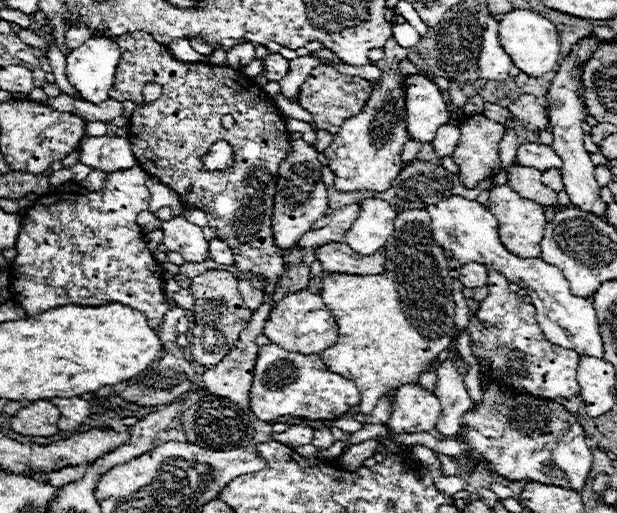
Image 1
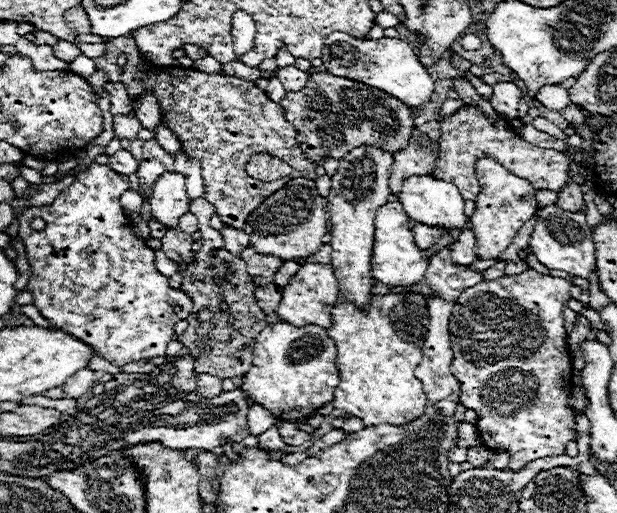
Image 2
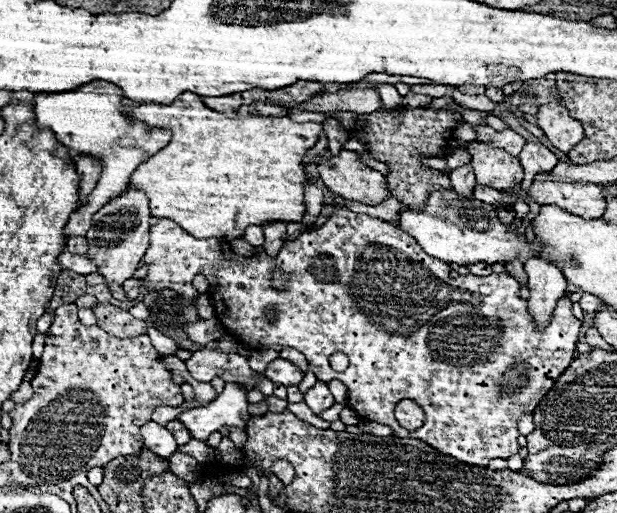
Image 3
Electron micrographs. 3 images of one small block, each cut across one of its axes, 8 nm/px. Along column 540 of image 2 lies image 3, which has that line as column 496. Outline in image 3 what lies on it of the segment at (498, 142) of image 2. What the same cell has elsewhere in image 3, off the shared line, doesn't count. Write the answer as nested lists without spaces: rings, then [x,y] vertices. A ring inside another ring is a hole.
[[[472,142],[468,150],[472,154],[472,168],[478,186],[508,190],[522,182],[524,170],[518,158],[506,150],[490,148],[484,142]]]

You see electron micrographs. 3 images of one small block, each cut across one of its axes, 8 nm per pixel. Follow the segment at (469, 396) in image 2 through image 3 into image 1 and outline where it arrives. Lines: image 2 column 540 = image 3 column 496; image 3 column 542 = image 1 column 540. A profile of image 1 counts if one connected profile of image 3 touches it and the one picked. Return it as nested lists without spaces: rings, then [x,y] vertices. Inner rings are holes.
[[[488,270],[488,290],[490,294],[480,302],[478,314],[474,314],[468,324],[474,356],[486,362],[502,384],[512,384],[516,390],[526,390],[550,400],[578,396],[576,368],[580,356],[574,350],[546,340],[536,322],[536,308],[510,290],[510,282],[504,274]]]

